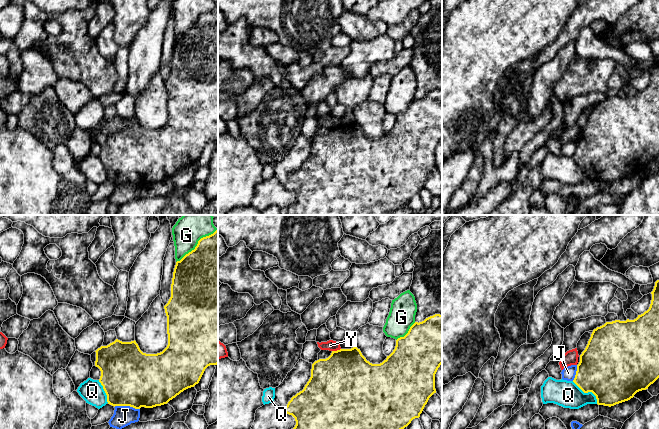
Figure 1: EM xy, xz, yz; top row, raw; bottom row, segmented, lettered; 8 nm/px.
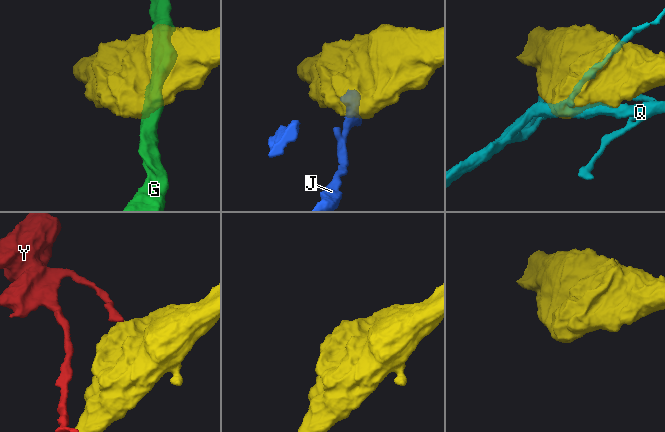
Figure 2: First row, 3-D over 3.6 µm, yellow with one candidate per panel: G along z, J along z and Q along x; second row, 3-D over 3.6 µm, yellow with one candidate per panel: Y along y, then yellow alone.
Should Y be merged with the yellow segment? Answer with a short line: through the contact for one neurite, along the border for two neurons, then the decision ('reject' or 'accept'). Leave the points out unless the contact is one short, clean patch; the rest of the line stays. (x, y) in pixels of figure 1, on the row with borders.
line xz (340, 348), (332, 351); reject

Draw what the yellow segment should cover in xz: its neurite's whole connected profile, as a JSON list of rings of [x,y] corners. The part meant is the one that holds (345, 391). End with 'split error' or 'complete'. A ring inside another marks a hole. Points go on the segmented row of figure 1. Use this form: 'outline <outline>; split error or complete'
outline [[[435,314],[422,322],[415,322],[404,337],[396,340],[393,352],[380,364],[372,364],[362,355],[360,349],[340,349],[332,351],[326,359],[319,359],[312,364],[311,377],[304,389],[291,398],[284,411],[295,418],[293,429],[404,429],[415,418],[419,418],[429,398],[436,393],[435,374],[442,364],[442,315]]]; complete

